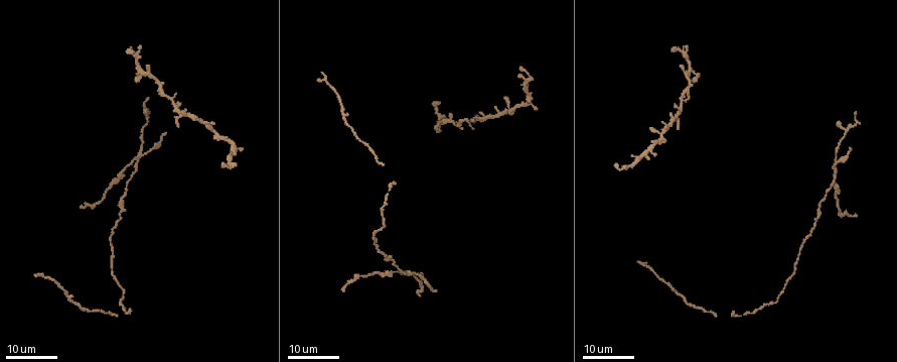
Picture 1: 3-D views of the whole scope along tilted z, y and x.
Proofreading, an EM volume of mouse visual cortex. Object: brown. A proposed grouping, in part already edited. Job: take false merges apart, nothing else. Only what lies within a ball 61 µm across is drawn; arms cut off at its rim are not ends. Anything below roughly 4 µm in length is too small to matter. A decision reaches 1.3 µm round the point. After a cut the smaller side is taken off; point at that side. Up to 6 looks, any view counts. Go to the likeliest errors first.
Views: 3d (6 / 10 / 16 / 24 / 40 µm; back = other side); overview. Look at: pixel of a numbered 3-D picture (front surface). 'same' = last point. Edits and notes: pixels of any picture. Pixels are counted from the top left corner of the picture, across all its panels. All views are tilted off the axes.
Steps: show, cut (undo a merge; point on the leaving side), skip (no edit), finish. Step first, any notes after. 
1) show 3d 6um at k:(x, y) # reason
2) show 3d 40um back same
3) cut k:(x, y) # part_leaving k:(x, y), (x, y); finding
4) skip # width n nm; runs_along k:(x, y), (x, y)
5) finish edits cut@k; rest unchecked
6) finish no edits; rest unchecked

show 3d 16um at 1:(832, 167)

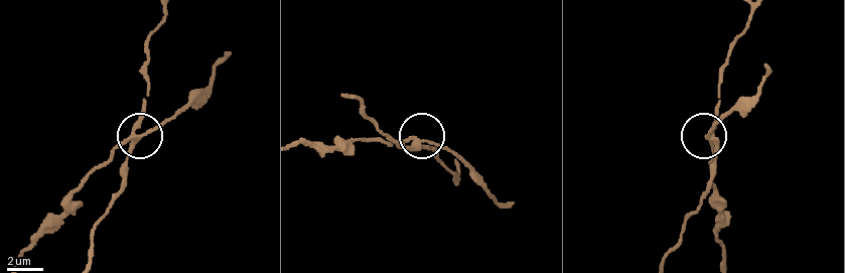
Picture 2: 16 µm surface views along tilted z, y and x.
show 3d 10um at 2:(708, 134)

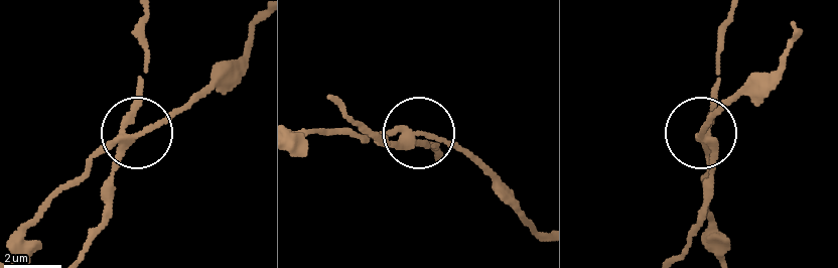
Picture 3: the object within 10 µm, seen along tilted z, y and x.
cut 3:(90, 163) # width 230 nm; part_leaving 3:(124, 140), (106, 147), (54, 197), (12, 254); a second neuron is stuck on

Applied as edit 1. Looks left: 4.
show overview

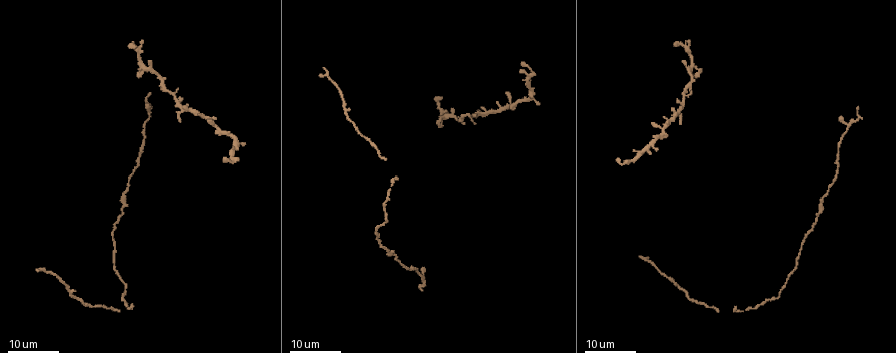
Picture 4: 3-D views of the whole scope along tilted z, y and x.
show 3d 16um at 4:(482, 113) # four arms meet

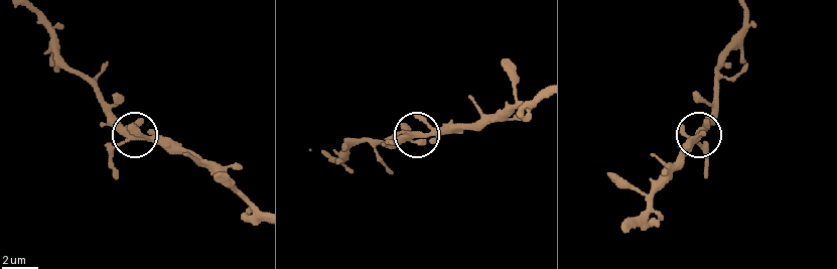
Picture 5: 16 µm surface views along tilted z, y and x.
show 3d 10um at 5:(413, 133)

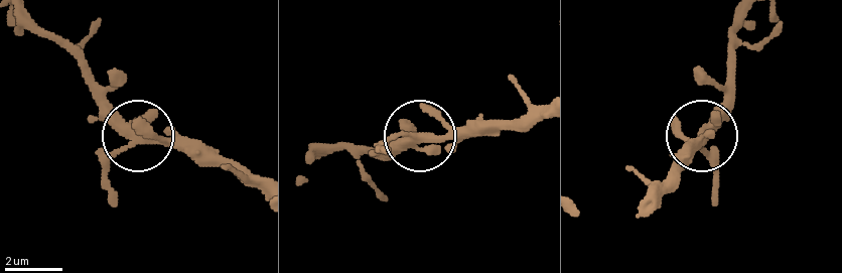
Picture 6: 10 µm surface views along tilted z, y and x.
skip # one neuron here

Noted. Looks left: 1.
finish edits cut@3; rest unchecked

